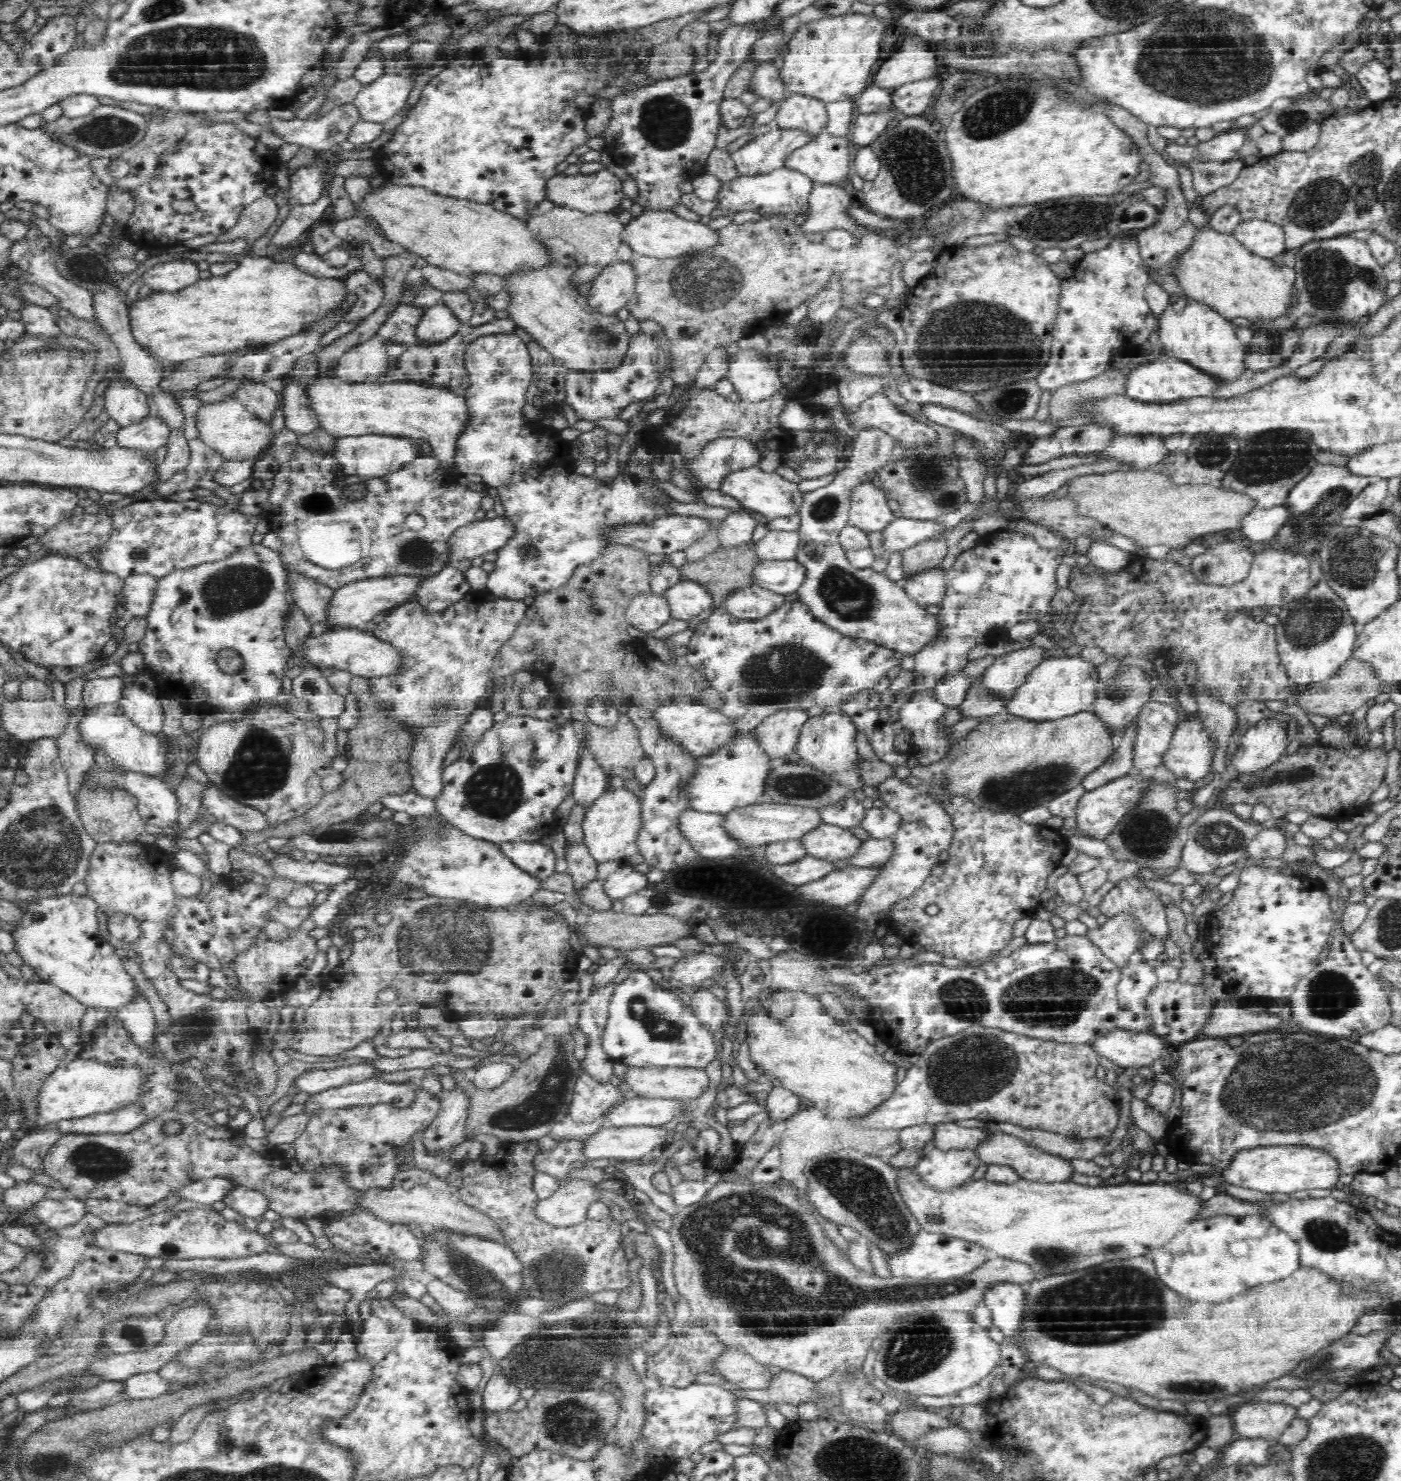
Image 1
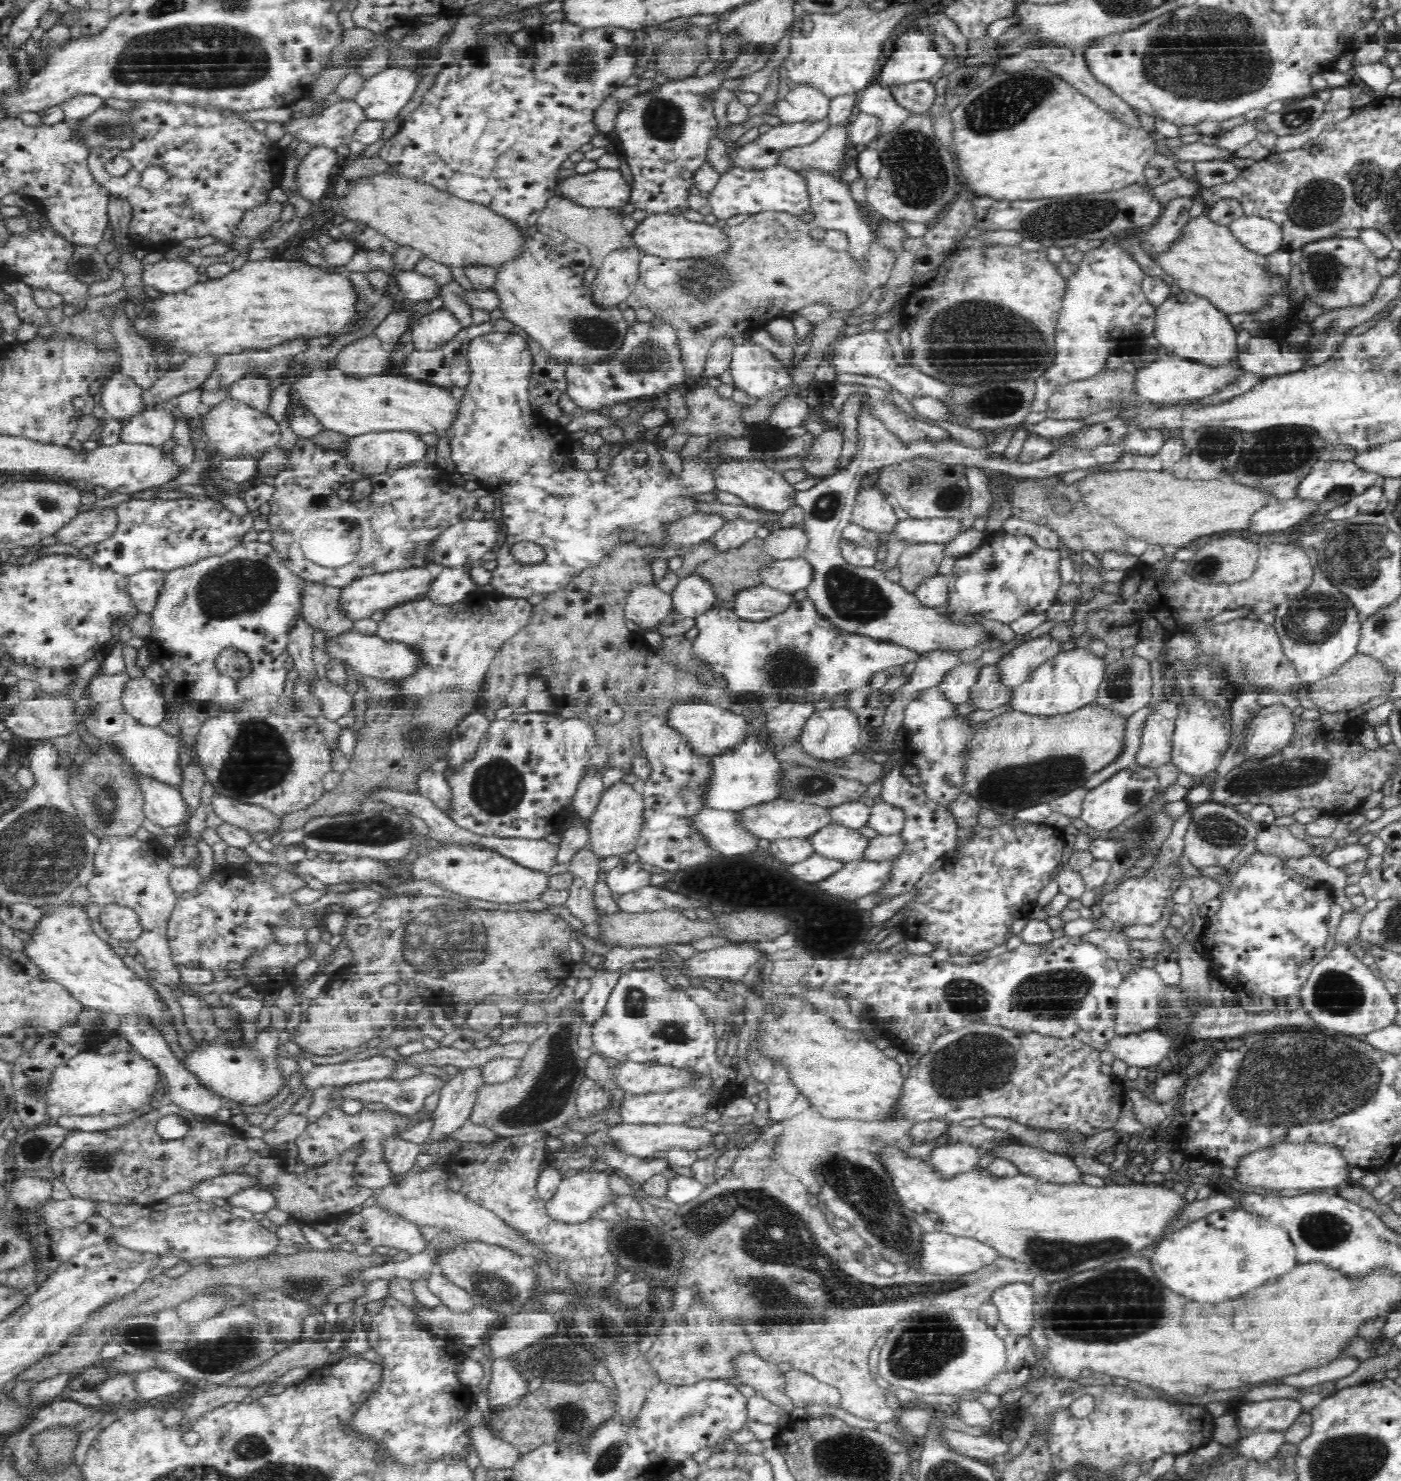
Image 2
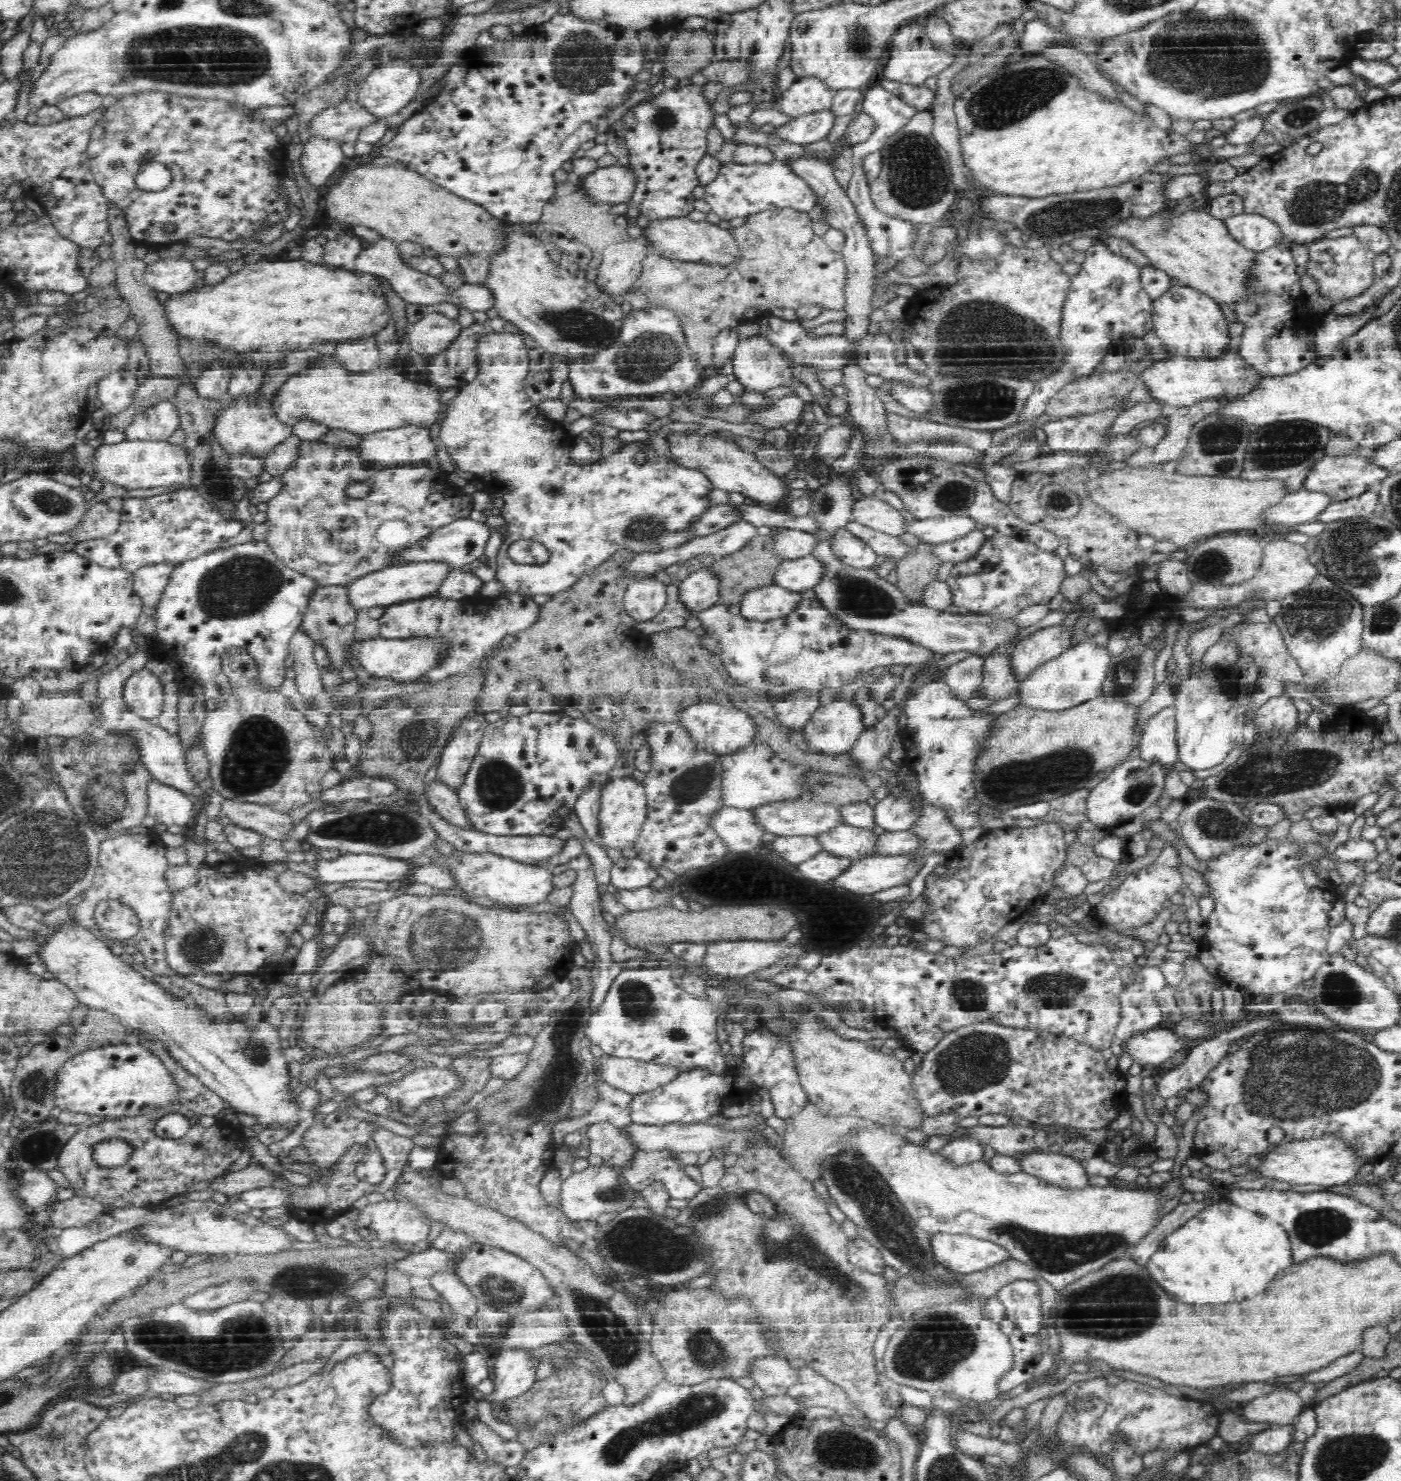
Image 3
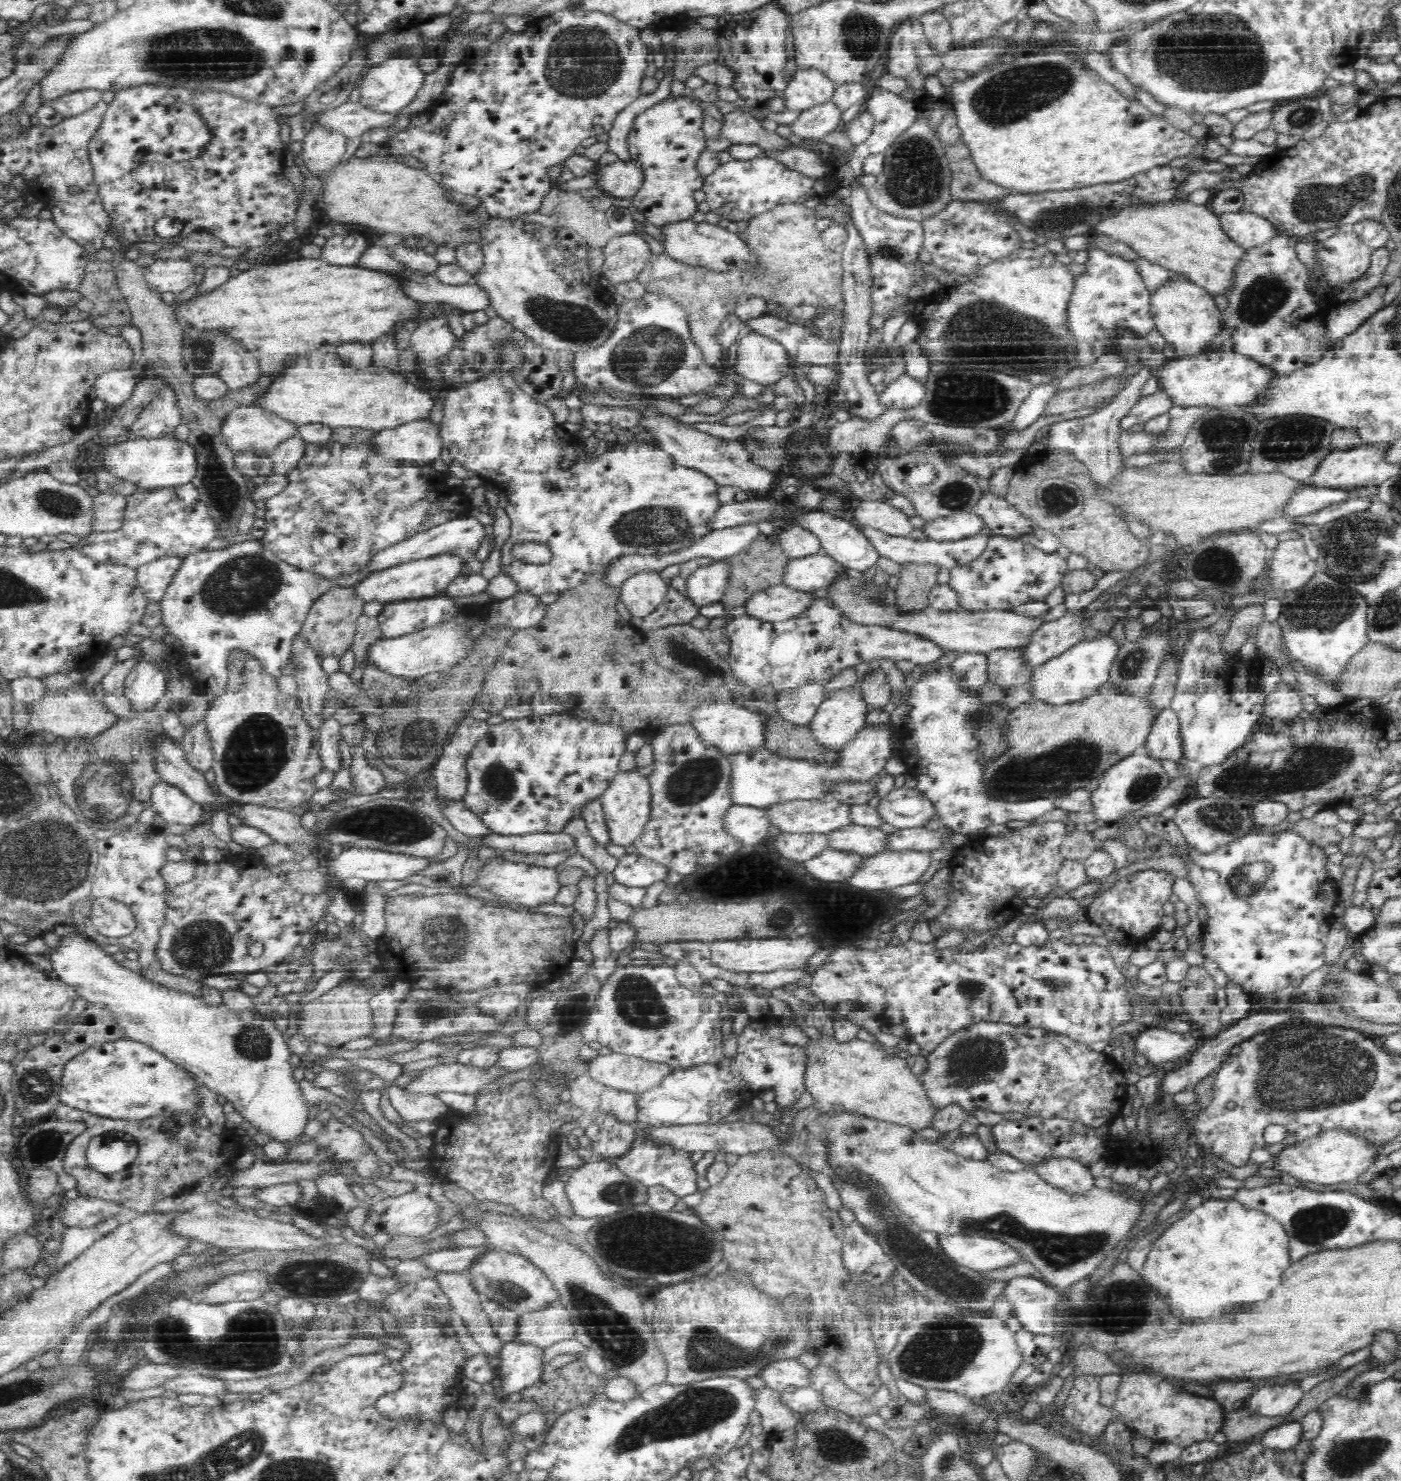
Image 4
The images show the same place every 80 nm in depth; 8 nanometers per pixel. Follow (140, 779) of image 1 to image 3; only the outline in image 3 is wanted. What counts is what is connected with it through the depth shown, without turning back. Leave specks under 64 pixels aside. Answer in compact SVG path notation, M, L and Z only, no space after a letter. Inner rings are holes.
M154 781L149 786L149 806L147 813L155 818L155 821L164 823L167 826L171 824L183 824L190 825L199 817L198 808L196 808L196 802L188 797L184 792L174 788L172 786L161 784Z

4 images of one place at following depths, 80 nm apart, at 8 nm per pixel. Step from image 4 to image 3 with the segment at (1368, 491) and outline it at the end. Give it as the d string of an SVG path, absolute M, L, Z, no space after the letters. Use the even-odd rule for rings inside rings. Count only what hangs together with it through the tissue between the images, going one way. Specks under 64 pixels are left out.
M1303 486L1288 493L1280 504L1273 506L1265 512L1265 523L1281 523L1282 525L1298 525L1300 523L1308 523L1313 521L1316 514L1320 514L1329 504L1335 500L1329 492L1323 490L1310 490Z

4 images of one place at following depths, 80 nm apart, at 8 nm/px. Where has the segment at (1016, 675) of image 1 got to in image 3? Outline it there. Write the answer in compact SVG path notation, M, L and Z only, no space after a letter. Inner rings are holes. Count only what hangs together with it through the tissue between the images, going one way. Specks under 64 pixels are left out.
M1062 621L1060 624L1036 630L1024 637L1011 650L1017 675L1025 679L1041 664L1072 648L1072 636L1074 636L1074 627L1066 626Z

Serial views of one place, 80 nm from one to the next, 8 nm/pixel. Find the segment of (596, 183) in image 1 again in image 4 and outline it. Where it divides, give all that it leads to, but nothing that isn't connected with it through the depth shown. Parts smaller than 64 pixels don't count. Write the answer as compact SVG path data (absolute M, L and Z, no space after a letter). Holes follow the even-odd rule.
M618 160L598 173L598 187L605 195L617 198L633 197L645 181L643 166L635 160Z

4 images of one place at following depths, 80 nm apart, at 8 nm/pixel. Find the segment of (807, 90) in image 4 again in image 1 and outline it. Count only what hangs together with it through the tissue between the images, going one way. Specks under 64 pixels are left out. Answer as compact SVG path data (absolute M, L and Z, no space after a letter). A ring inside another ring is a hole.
M789 92L777 110L773 126L805 128L819 133L827 124L827 102L801 92Z

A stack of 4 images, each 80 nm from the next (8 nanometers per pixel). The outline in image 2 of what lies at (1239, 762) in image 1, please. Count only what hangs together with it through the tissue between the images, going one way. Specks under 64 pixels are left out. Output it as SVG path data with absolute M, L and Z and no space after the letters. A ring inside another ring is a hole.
M1282 701L1260 708L1251 720L1245 758L1266 757L1285 748L1294 738L1295 718Z

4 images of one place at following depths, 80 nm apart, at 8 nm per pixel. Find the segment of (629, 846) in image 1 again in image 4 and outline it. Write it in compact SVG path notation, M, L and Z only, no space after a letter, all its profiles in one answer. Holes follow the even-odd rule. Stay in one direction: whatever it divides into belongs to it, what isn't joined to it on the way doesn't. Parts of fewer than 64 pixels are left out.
M638 768L628 772L618 772L613 782L601 798L611 841L614 844L629 846L642 834L644 827L652 820L652 786L650 776L642 776Z

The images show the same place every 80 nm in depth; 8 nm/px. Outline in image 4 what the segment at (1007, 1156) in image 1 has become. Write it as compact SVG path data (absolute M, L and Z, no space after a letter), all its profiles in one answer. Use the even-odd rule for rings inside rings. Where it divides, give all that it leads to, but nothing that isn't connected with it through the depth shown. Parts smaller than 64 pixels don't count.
M1052 1159L1039 1164L1036 1172L1051 1185L1071 1195L1096 1190L1096 1178L1087 1166L1072 1159Z

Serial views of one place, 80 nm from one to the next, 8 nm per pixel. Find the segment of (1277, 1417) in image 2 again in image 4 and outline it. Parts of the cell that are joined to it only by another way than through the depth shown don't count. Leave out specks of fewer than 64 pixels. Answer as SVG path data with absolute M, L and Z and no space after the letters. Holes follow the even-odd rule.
M1268 1383L1254 1390L1246 1399L1246 1404L1266 1416L1278 1416L1292 1410L1303 1394L1300 1385Z

